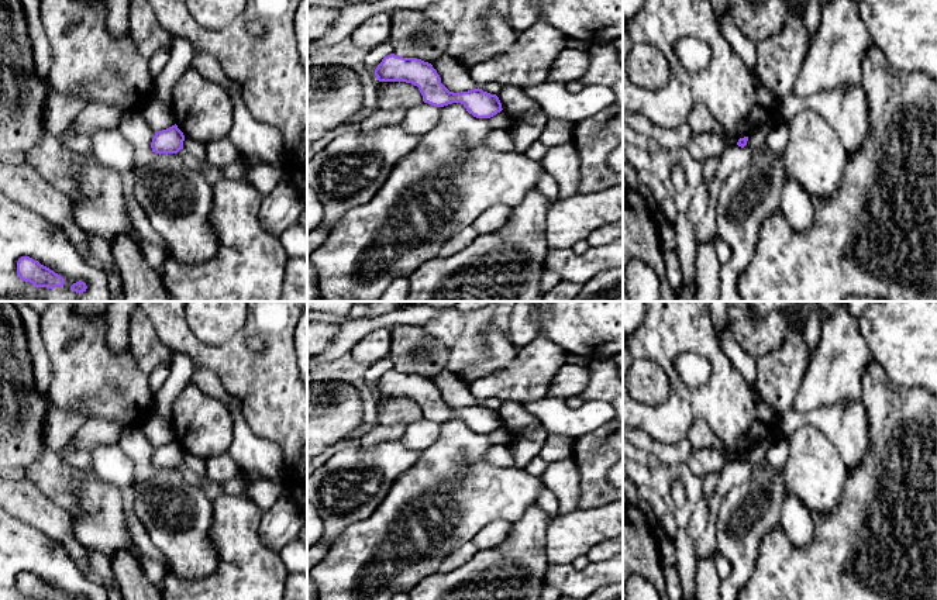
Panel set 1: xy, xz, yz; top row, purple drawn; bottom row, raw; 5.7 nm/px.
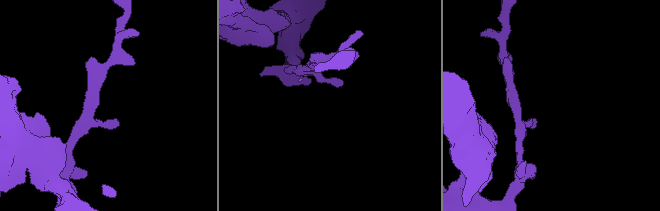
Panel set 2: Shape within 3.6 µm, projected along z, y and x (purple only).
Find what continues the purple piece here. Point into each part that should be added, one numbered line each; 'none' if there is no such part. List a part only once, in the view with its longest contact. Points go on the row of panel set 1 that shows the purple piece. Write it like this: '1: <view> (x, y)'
none

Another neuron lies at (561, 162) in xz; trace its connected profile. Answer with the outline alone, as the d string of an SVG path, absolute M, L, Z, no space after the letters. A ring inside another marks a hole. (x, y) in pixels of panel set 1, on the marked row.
M573 142L548 148L540 163L557 180L559 200L579 193L581 162Z

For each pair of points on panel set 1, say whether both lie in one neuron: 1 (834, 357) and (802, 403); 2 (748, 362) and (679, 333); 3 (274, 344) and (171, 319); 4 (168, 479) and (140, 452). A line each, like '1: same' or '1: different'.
1: same
2: different
3: same
4: same

